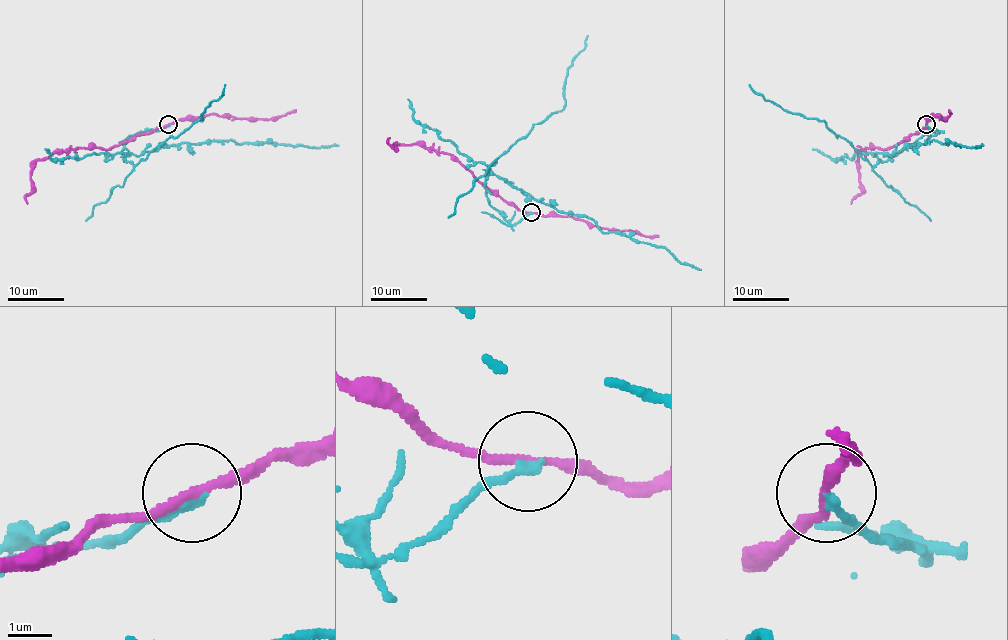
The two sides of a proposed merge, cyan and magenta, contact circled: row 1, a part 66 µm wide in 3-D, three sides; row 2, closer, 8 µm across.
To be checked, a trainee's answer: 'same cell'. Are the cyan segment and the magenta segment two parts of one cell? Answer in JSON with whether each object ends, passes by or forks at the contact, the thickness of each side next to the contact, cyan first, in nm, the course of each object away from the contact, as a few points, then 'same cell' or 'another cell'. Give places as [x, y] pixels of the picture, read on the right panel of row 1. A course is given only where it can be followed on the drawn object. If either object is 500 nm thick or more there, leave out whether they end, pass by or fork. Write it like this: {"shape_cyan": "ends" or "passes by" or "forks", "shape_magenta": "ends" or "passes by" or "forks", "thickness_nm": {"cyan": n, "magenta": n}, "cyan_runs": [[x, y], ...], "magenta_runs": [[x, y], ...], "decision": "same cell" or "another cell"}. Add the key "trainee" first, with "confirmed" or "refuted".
{"trainee": "refuted", "shape_cyan": "ends", "shape_magenta": "passes by", "thickness_nm": {"cyan": 220, "magenta": 180}, "cyan_runs": [[926, 125], [938, 132], [931, 131], [892, 156], [887, 154], [934, 139], [975, 148], [984, 145]], "magenta_runs": [[926, 124], [918, 132], [884, 149], [866, 148], [857, 154], [862, 192], [850, 203]], "decision": "another cell"}

